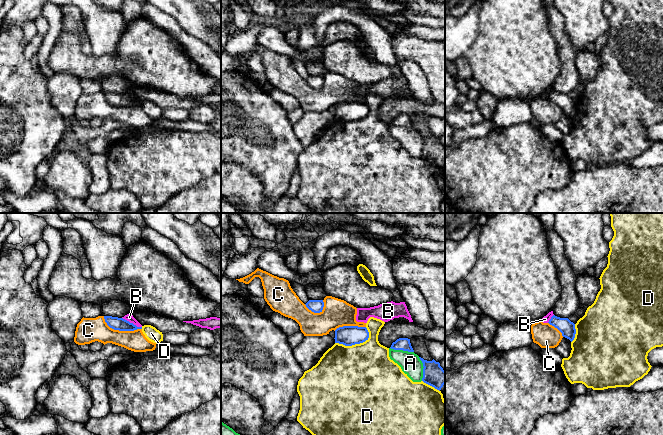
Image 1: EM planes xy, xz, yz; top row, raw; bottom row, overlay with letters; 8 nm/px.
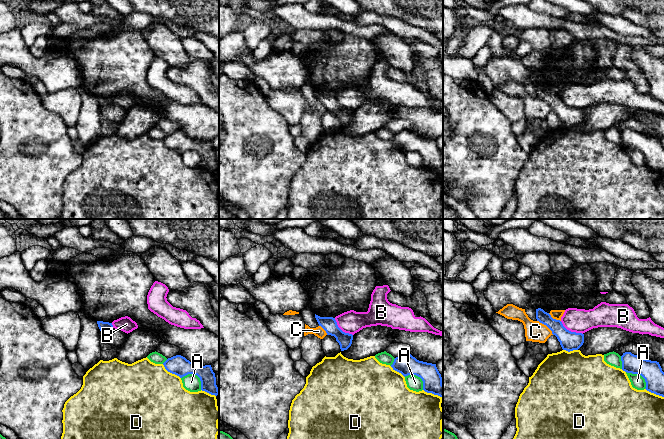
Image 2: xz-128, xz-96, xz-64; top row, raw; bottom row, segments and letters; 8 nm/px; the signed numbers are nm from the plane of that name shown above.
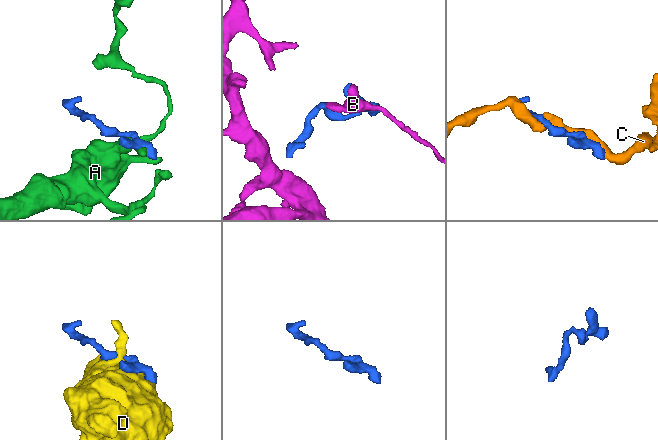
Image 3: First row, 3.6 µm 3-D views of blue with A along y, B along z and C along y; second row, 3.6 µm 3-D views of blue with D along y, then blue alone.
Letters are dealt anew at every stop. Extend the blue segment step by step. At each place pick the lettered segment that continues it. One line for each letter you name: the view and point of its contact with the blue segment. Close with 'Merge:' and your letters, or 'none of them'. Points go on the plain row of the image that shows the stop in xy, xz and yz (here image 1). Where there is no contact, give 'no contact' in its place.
Merge: none of them

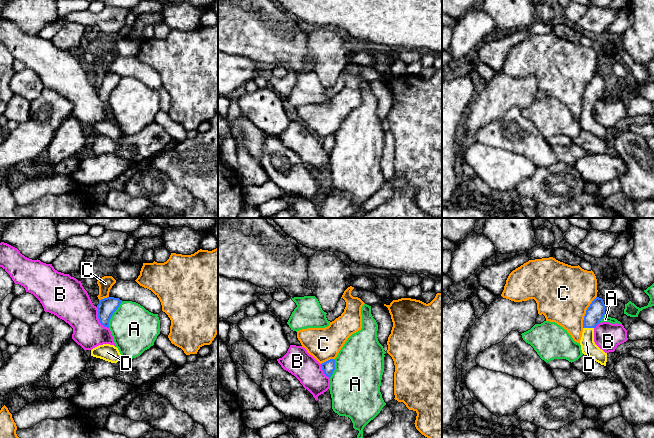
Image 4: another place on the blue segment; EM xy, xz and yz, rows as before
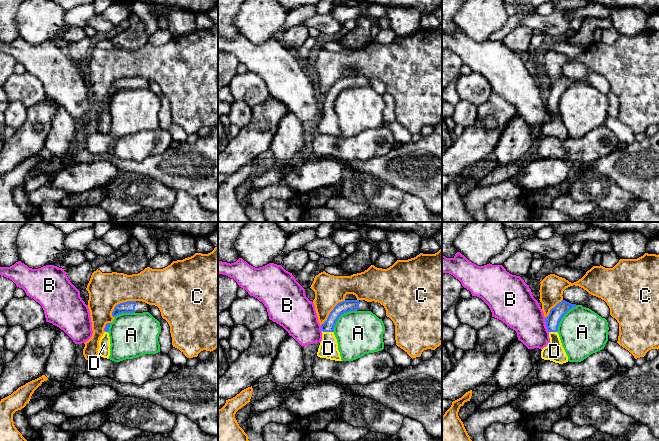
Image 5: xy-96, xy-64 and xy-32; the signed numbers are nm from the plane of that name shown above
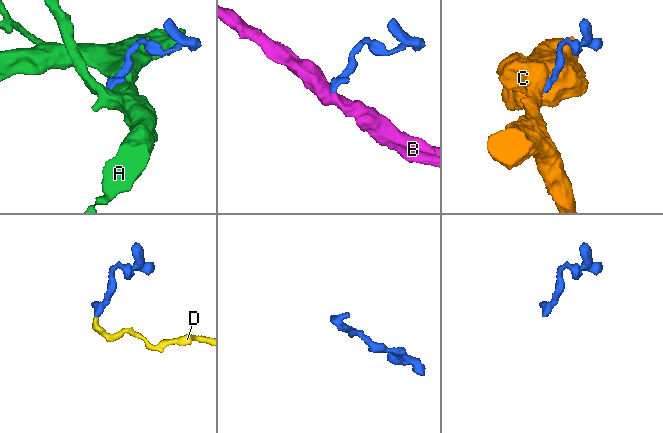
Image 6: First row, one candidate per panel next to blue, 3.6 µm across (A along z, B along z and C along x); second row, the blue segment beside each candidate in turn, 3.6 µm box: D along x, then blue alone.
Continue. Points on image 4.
D: yz (588, 103)
Merge: D

